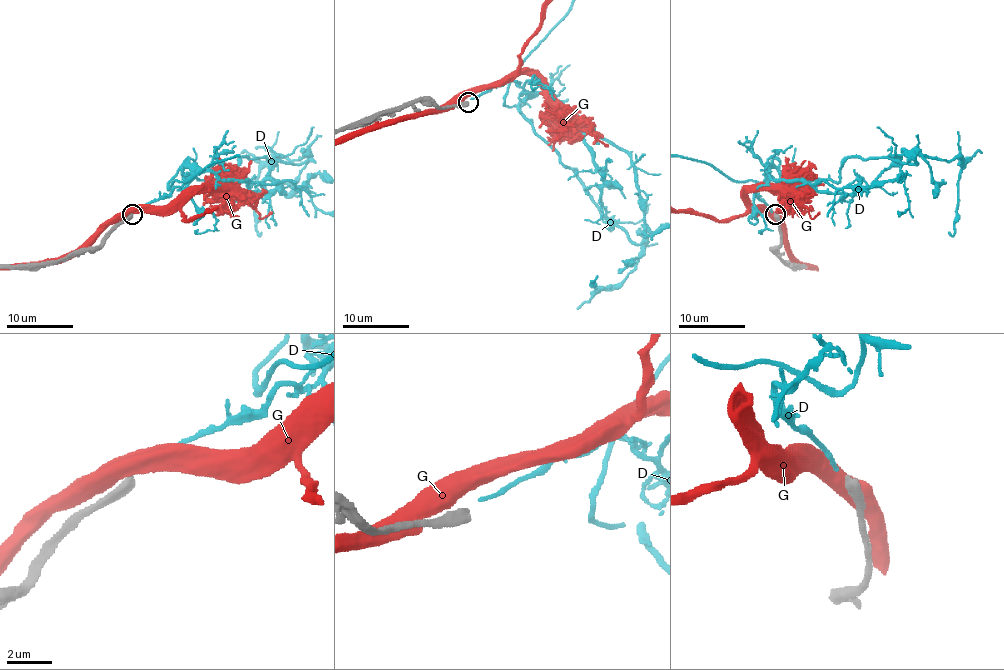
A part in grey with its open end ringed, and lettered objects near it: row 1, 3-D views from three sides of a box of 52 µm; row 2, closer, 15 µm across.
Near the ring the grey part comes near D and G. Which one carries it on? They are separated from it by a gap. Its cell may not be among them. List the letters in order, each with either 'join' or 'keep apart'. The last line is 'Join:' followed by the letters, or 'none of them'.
D: keep apart
G: keep apart
Join: none of them

